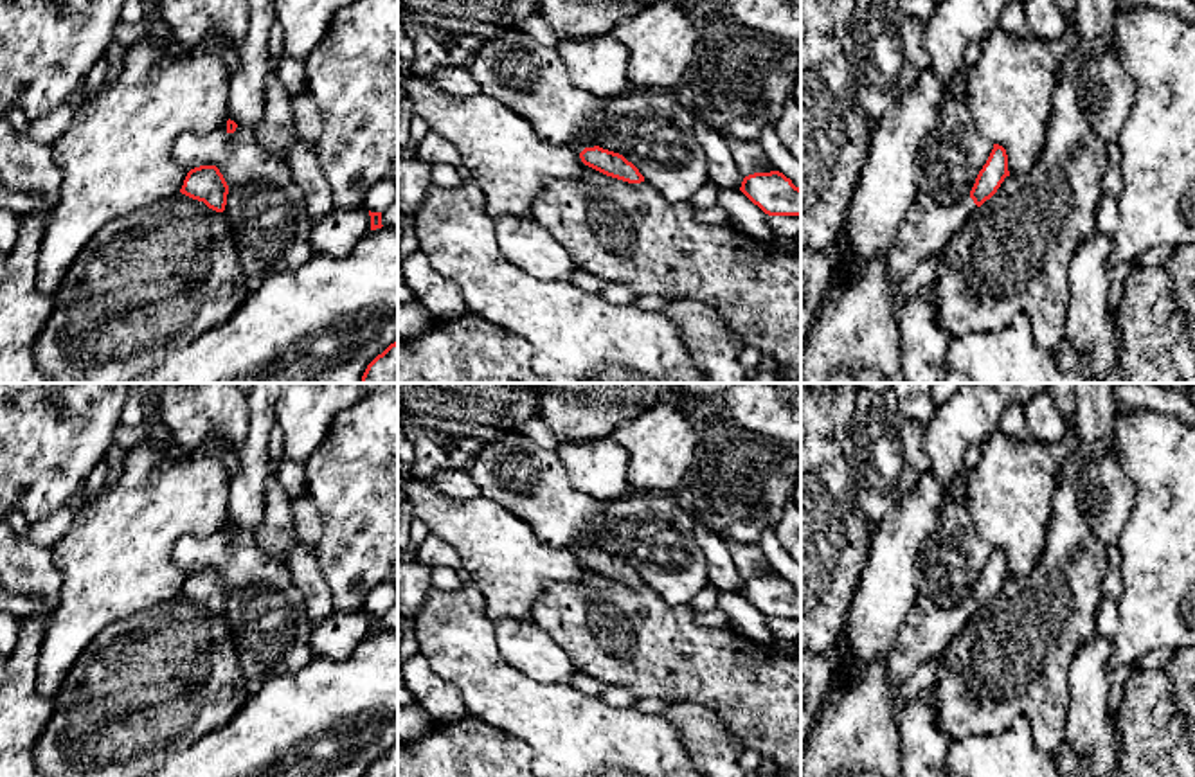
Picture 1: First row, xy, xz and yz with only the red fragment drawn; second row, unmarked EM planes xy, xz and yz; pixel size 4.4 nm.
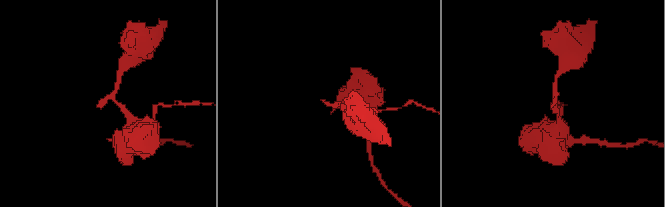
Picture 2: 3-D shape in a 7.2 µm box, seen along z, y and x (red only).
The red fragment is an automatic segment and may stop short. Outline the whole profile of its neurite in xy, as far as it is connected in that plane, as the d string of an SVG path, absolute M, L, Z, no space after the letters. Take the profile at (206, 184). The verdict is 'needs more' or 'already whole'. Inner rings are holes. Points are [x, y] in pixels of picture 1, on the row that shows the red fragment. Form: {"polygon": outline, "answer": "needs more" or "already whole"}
{"polygon": "M200 165L187 173L180 192L193 200L203 201L216 212L223 212L229 185L216 165Z", "answer": "already whole"}

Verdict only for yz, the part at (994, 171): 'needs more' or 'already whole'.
needs more

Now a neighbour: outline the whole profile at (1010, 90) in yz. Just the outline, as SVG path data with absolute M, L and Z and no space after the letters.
M995 27L981 40L979 61L966 68L966 106L979 131L1006 149L1010 174L1035 165L1049 137L1049 117L1056 90L1055 70L1065 54L1062 40L1020 40Z

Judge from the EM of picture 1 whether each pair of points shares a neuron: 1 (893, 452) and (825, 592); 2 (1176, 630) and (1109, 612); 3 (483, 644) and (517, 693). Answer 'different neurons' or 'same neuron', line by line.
1: different neurons
2: different neurons
3: same neuron

